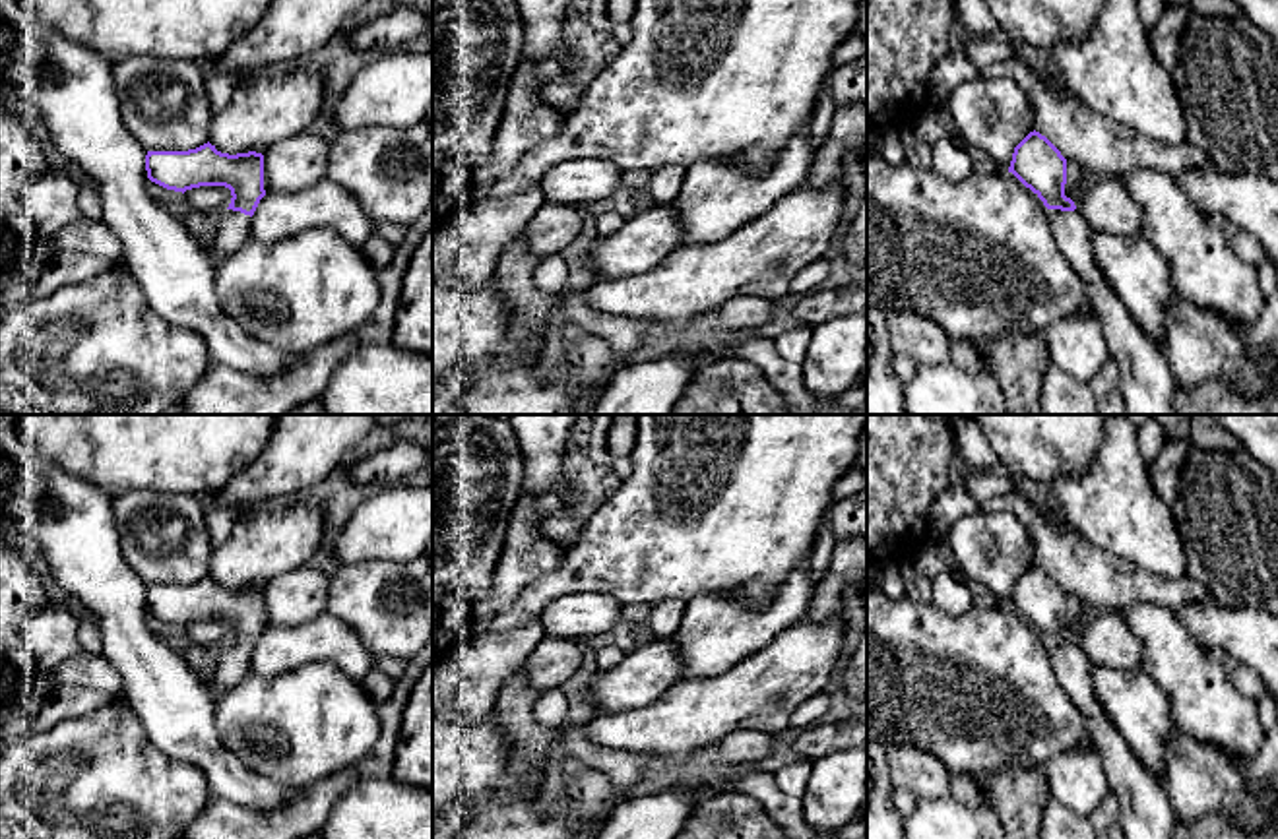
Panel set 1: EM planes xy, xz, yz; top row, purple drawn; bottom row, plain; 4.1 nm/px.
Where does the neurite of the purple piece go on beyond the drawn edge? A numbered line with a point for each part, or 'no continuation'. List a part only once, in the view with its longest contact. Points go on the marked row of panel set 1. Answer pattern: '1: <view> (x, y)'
1: yz (1147, 384)

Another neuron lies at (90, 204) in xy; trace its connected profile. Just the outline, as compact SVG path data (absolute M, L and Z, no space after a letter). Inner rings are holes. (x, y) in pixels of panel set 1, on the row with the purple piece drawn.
M78 176L78 207L85 219L101 219L103 202L95 182L89 176Z

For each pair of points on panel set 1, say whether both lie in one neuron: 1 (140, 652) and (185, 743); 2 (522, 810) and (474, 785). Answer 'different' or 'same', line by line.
1: same
2: different

